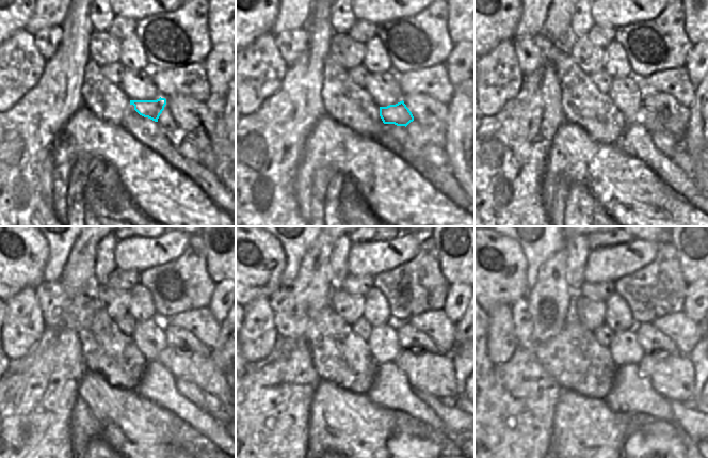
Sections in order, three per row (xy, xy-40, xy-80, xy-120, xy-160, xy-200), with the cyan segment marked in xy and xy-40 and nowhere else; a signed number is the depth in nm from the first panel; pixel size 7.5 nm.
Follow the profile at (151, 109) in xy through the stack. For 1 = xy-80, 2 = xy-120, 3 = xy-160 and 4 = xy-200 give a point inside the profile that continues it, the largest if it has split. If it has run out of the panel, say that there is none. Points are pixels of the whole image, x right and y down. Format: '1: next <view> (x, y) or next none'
1: next xy-80 (653, 122)
2: next xy-120 (202, 370)
3: next xy-160 (434, 374)
4: next xy-200 (673, 376)

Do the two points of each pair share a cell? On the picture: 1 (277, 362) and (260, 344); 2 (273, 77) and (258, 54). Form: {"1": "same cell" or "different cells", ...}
{"1": "different cells", "2": "same cell"}

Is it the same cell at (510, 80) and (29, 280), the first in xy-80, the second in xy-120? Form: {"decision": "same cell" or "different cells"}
{"decision": "different cells"}

